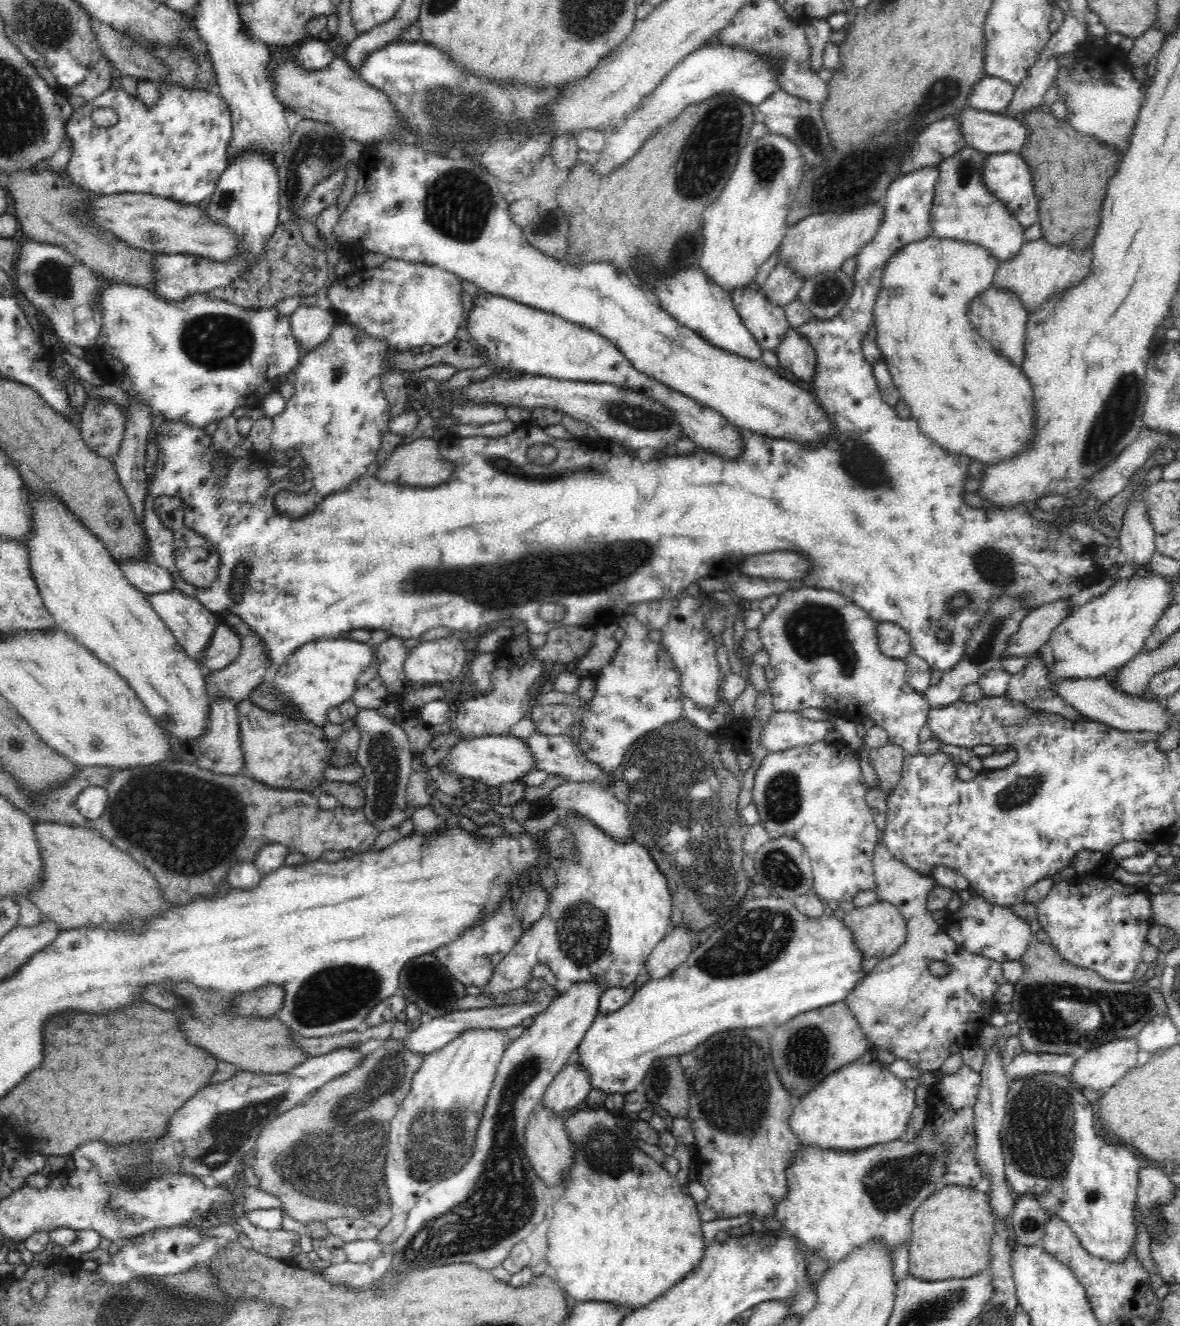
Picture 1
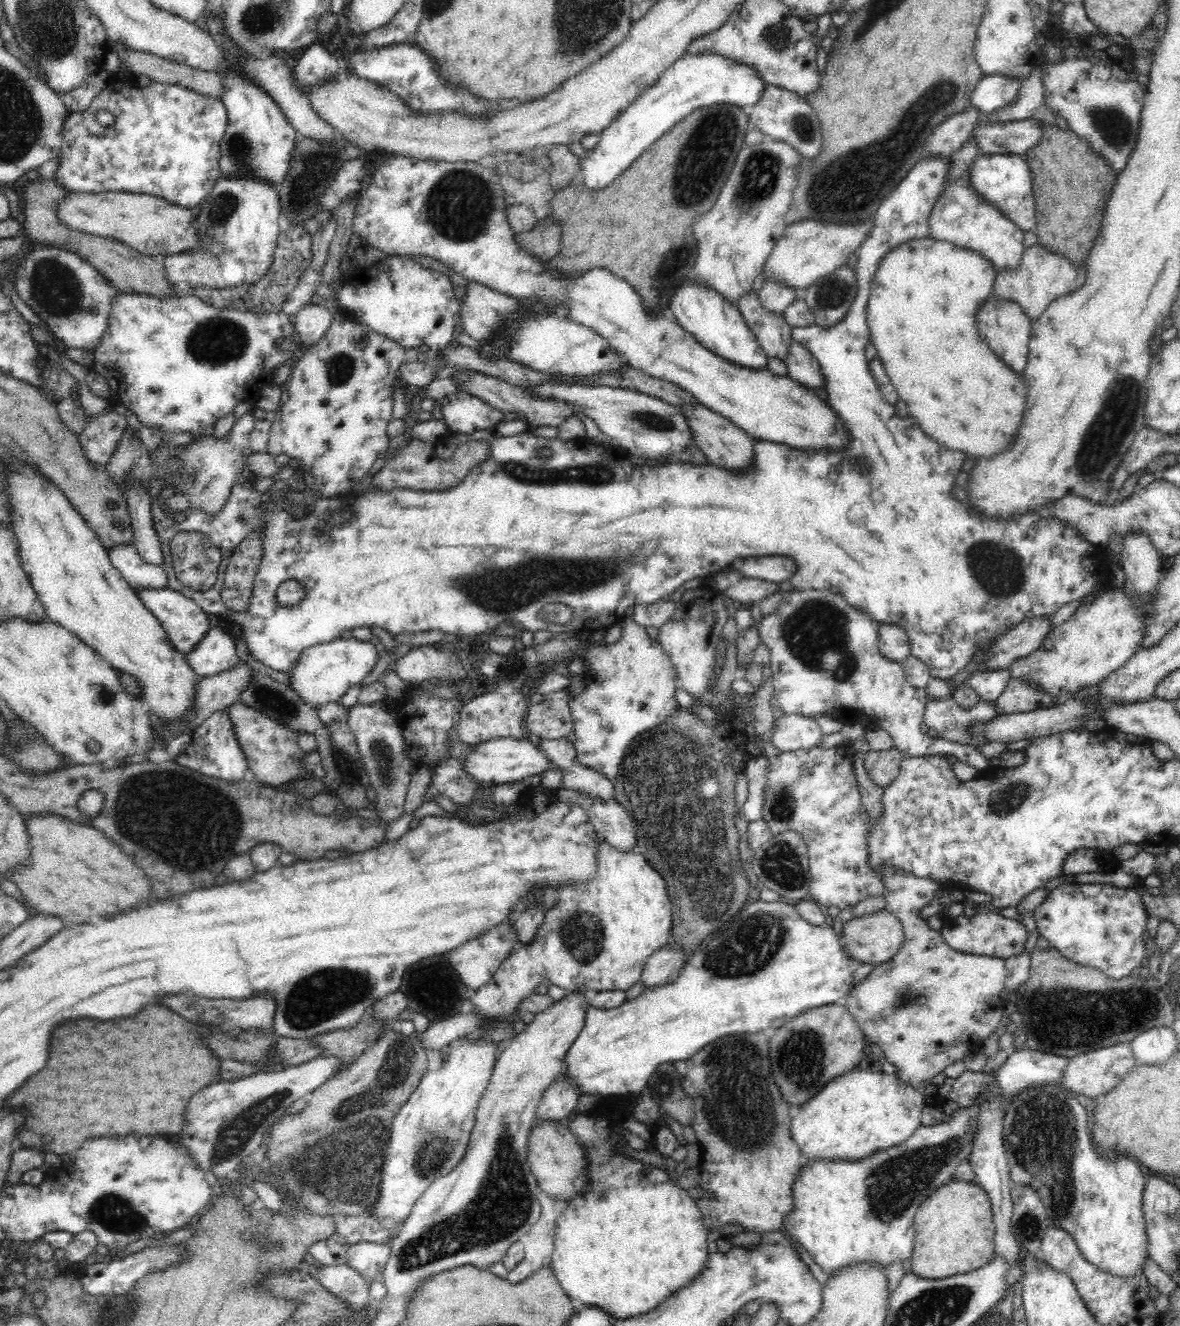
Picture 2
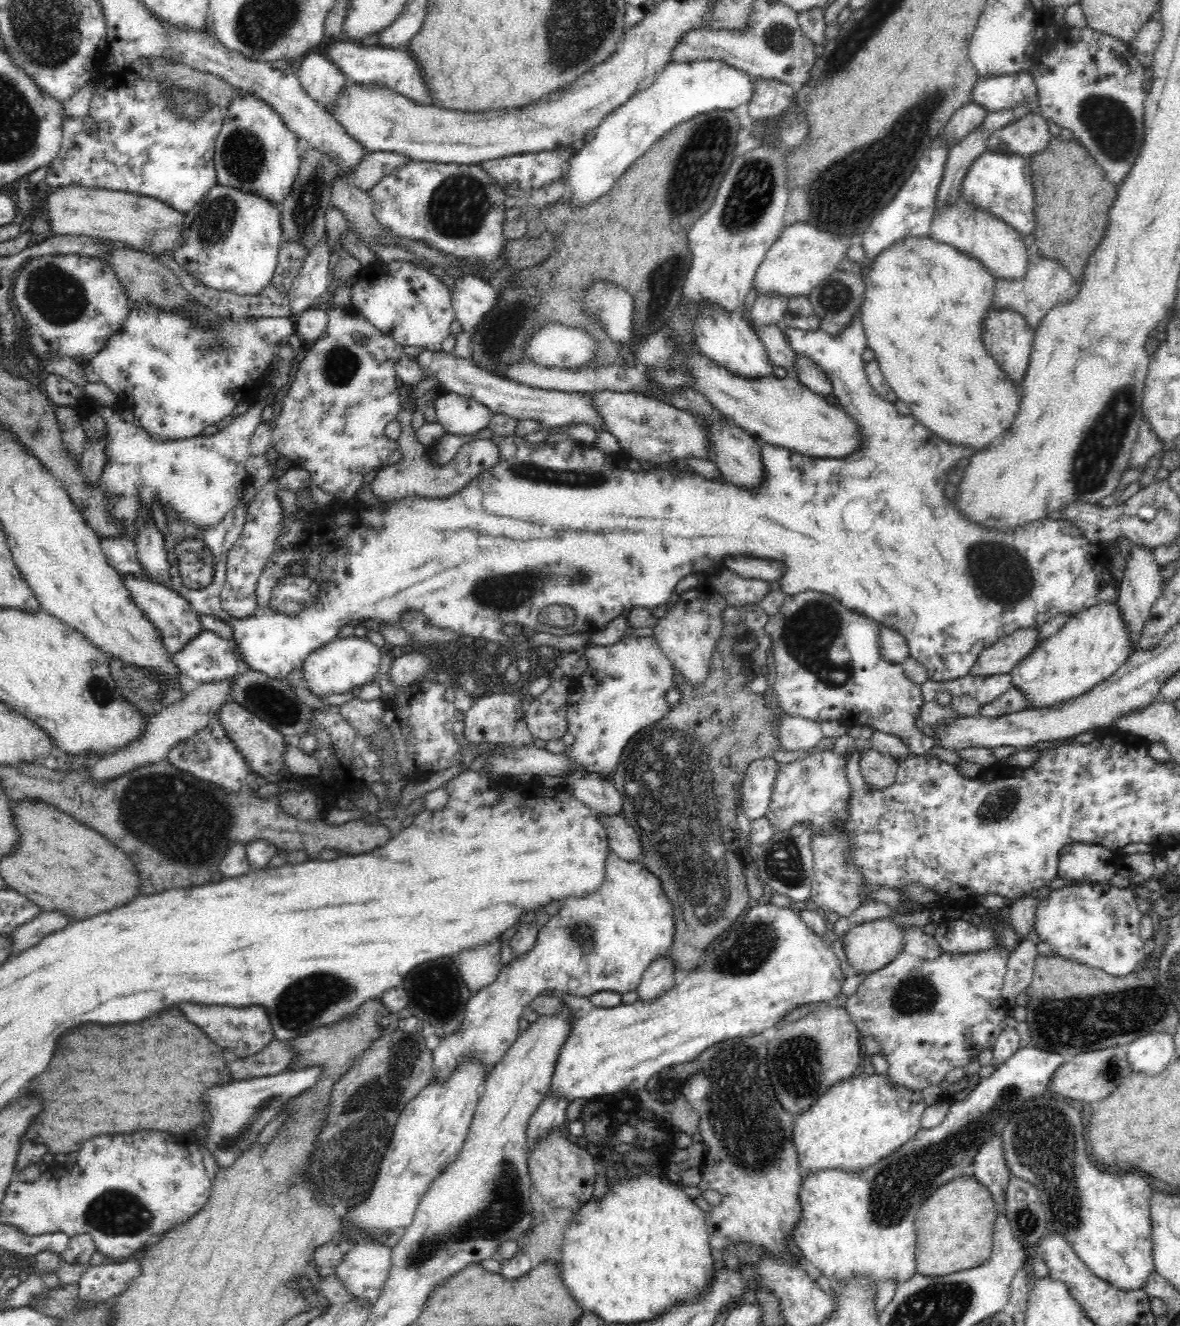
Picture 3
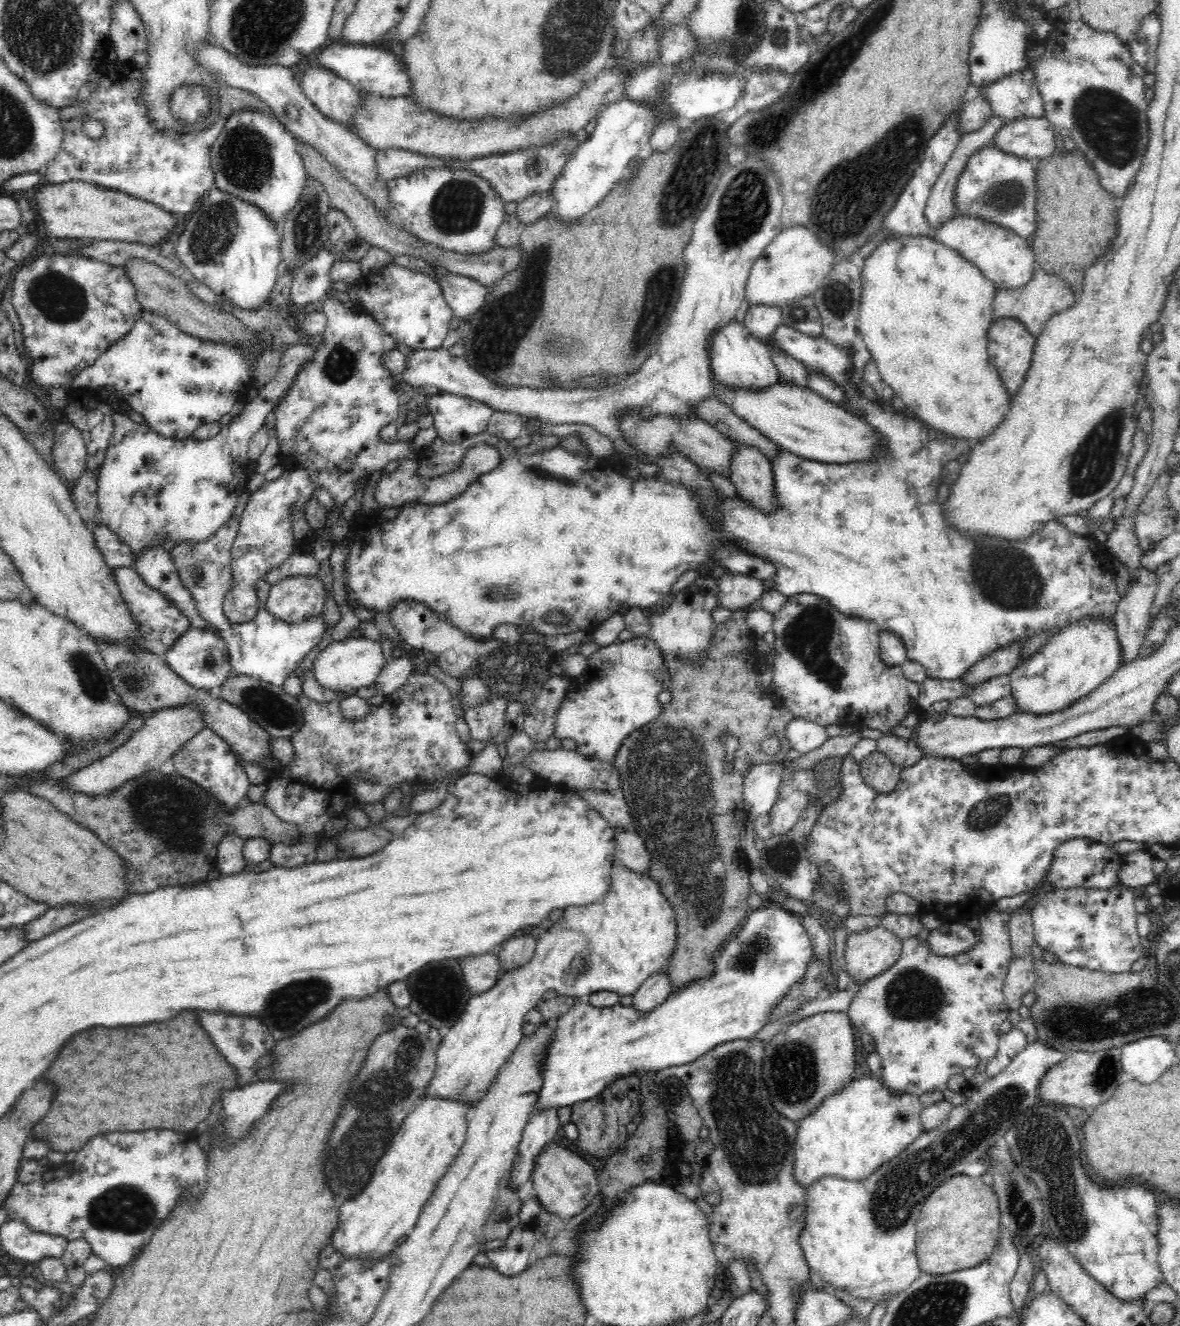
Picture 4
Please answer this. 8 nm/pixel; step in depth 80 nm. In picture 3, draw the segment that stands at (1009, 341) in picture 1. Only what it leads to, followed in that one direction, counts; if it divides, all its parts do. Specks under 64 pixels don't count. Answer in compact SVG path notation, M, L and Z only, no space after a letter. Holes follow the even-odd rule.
M992 309L988 314L988 318L984 320L982 339L985 349L1016 387L1020 386L1024 380L1030 364L1034 336L1035 332L1028 327L1026 320L1014 310L997 312L997 310Z

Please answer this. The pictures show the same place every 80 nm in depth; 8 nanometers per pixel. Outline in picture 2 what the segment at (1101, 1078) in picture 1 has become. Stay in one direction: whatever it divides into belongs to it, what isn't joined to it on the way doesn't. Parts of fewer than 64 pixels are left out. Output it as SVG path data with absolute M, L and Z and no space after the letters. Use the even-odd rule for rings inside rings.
M1130 1043L1099 1048L1068 1059L1068 1064L1060 1076L1059 1084L1062 1089L1074 1093L1075 1096L1083 1095L1098 1101L1105 1094L1108 1094L1130 1072L1130 1069L1134 1068L1135 1064L1132 1051L1130 1051Z

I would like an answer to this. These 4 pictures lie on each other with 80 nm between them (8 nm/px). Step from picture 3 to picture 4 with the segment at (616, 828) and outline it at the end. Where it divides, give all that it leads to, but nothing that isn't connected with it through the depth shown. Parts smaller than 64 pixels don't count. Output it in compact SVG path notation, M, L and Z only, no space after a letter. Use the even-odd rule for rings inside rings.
M616 832L615 843L615 858L620 864L638 875L649 874L651 856L640 835L635 832Z

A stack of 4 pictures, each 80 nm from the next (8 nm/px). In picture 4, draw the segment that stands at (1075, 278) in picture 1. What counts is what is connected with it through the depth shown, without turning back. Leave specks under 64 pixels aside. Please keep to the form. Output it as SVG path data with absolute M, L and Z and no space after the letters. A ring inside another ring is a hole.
M1035 268L1034 277L1026 287L1020 290L1007 292L1006 290L997 290L993 300L993 319L1016 320L1022 327L1034 338L1042 336L1042 330L1050 322L1052 316L1058 316L1060 312L1070 310L1075 304L1077 296L1062 283L1062 279L1056 276L1050 276L1040 269Z

